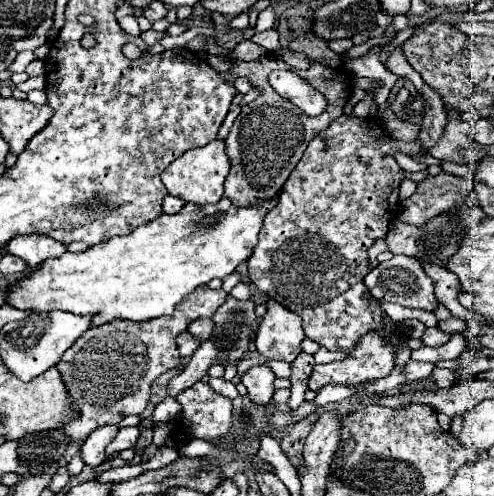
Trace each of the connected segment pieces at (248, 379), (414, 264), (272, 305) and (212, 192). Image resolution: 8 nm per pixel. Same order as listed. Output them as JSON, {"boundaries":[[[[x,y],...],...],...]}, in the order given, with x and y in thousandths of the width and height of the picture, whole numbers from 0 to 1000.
{"boundaries":[[[[522,736],[522,740],[510,740],[506,748],[498,748],[490,760],[490,772],[502,784],[502,796],[498,796],[502,808],[514,813],[518,821],[538,821],[555,796],[555,776],[551,776],[555,764],[559,764],[559,756],[538,736]]],[[[798,514],[789,526],[765,530],[765,538],[757,538],[741,563],[737,563],[741,579],[749,583],[749,595],[765,607],[785,607],[785,611],[806,611],[814,619],[838,619],[838,623],[862,623],[862,627],[879,627],[887,607],[879,595],[879,575],[874,567],[862,558],[858,538],[846,522],[838,518],[822,518],[822,514]]],[[[543,607],[543,627],[526,647],[518,671],[518,704],[526,716],[543,724],[571,724],[591,732],[615,688],[611,647],[599,631],[575,623],[563,607]]],[[[445,280],[425,284],[405,300],[377,304],[368,317],[348,325],[340,341],[328,349],[328,369],[336,373],[340,389],[364,397],[368,405],[385,409],[441,409],[453,385],[453,361],[466,345],[466,325],[453,304],[453,288]]]]}

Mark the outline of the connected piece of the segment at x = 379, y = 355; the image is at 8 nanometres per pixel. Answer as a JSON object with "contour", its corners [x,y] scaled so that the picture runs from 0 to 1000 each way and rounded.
{"contour":[[[745,671],[733,679],[721,708],[696,728],[672,728],[660,736],[636,736],[623,780],[648,788],[660,772],[721,776],[789,756],[798,744],[794,700],[773,683],[769,671]]]}

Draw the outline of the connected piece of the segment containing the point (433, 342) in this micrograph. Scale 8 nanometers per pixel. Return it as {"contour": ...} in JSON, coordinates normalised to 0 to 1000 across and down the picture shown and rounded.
{"contour":[[[866,659],[866,663],[858,667],[854,688],[858,688],[858,696],[866,696],[866,700],[887,700],[887,696],[907,692],[911,679],[915,679],[915,675],[911,675],[911,671],[899,671],[891,659]]]}

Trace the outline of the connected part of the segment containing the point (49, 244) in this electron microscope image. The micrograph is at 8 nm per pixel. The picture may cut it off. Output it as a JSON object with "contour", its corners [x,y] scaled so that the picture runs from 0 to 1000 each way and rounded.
{"contour":[[[40,474],[20,486],[12,506],[49,522],[61,542],[77,542],[73,534],[85,534],[93,522],[121,518],[134,498],[134,490],[113,486],[97,474]]]}

